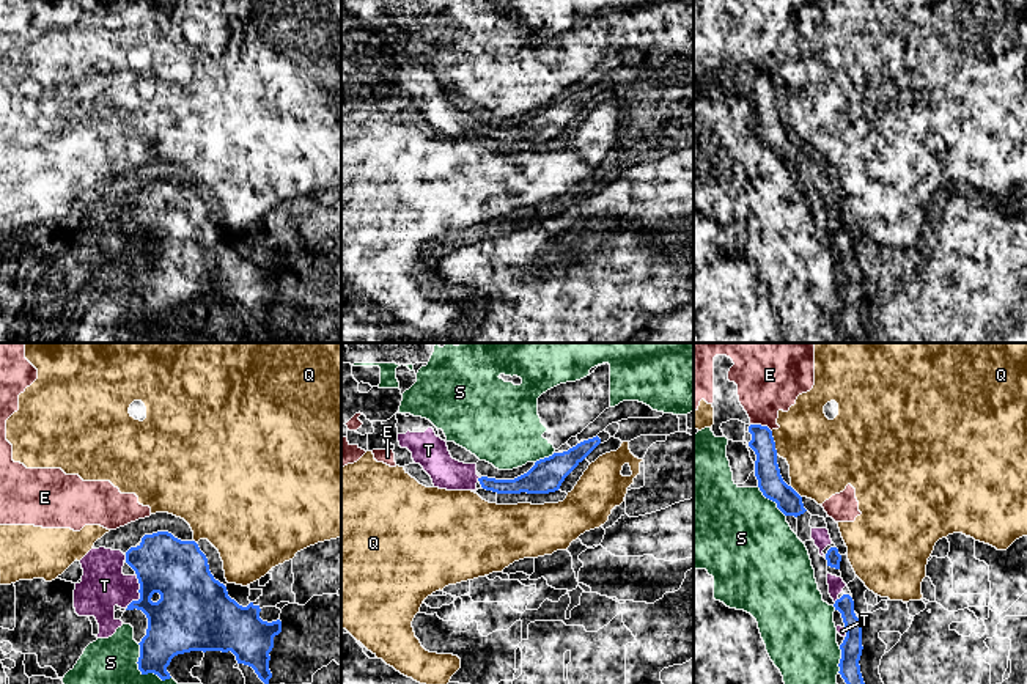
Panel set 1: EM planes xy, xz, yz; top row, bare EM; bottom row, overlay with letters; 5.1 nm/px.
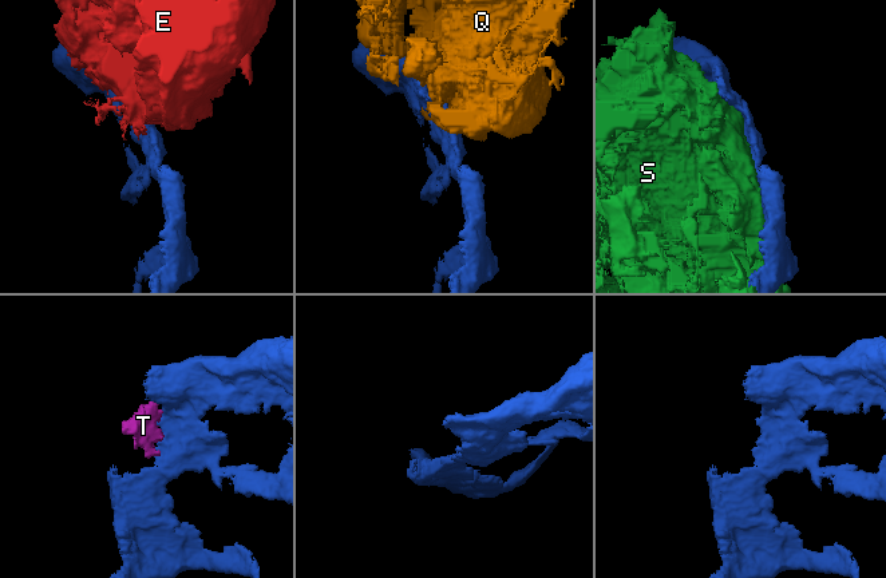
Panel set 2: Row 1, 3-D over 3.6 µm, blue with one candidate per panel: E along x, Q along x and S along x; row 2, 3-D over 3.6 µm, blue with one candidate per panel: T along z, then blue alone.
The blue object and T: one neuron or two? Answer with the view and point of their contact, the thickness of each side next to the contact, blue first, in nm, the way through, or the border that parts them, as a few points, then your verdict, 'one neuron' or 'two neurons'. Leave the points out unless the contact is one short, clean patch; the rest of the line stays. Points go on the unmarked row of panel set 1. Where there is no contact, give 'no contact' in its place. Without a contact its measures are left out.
contact xy (140, 242); calibres 320 and 240 nm; one neuron

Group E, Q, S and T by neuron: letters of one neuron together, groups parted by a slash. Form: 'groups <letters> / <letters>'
groups E Q / S / T

